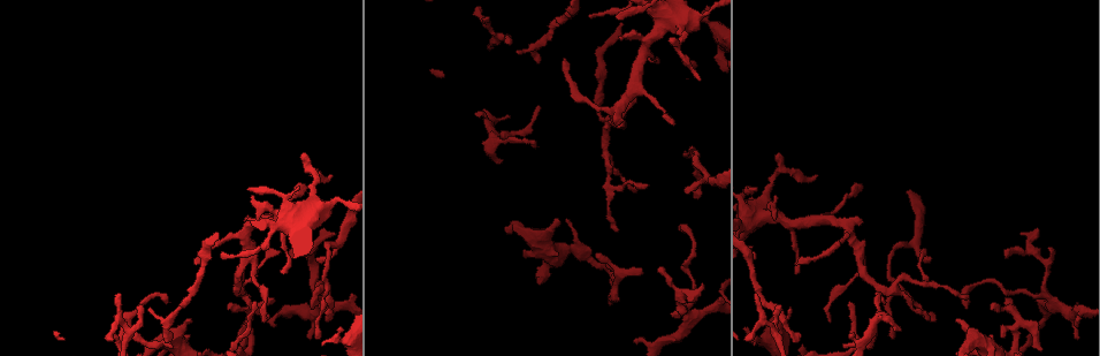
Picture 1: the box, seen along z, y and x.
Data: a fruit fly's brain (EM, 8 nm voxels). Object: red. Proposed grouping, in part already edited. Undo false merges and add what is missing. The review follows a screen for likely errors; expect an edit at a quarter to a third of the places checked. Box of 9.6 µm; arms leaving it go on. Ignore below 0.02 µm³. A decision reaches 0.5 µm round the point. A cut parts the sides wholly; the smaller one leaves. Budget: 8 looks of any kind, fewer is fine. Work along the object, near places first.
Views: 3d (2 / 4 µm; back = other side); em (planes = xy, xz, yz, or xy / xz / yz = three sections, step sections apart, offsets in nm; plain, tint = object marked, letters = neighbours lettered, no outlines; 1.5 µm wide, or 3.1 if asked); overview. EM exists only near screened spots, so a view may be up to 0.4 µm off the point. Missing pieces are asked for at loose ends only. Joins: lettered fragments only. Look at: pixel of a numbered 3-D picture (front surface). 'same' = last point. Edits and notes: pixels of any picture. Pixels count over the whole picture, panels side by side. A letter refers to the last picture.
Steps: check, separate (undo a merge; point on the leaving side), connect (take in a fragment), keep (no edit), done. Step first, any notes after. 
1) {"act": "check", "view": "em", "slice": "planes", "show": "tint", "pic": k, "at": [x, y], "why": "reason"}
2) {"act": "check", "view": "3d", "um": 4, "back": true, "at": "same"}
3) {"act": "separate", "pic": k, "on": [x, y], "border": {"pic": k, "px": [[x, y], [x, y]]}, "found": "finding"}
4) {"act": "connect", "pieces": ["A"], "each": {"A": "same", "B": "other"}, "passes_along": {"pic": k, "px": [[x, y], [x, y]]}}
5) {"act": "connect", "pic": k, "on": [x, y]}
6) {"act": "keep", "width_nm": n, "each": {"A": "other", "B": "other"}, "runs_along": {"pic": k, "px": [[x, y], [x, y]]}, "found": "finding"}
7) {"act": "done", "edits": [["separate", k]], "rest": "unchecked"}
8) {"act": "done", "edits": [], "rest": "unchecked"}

{"act": "check", "view": "em", "slice": "xz", "step": 4, "show": "letters", "pic": 1, "at": [674, 121], "why": "free end"}

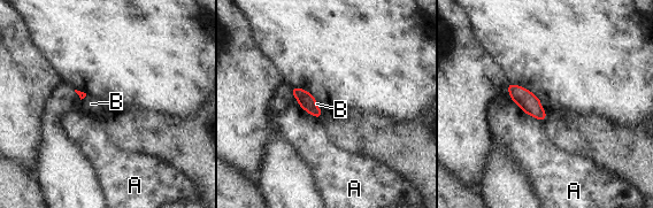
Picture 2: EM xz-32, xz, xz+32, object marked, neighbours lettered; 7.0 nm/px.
{"act": "check", "view": "em", "slice": "xy", "step": 4, "show": "letters", "at": "same"}

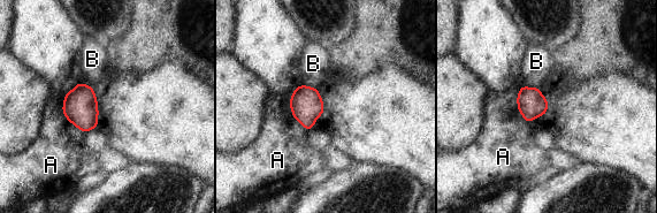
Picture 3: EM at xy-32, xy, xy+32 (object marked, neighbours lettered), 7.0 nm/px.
{"act": "keep", "width_nm": 180, "longest_contact_nm": ["A", 300], "each": {"A": "other", "B": "other"}, "found": "none of them fits"}

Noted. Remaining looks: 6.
{"act": "check", "view": "em", "slice": "xz", "step": 8, "show": "tint", "pic": 1, "at": [852, 334]}

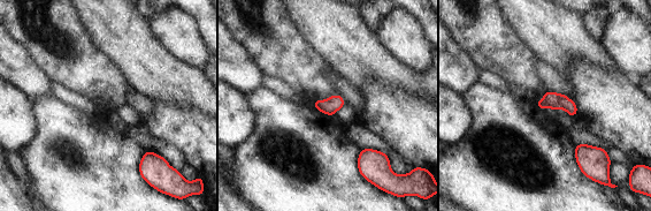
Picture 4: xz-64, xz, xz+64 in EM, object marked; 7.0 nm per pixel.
{"act": "check", "view": "em", "slice": "planes", "show": "letters", "at": "same", "why": "cut it another way"}

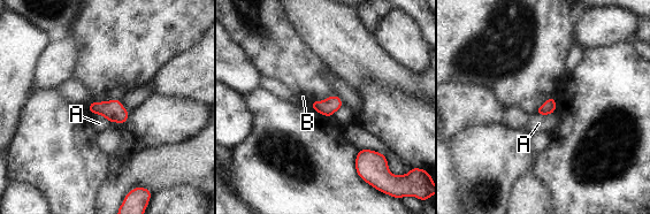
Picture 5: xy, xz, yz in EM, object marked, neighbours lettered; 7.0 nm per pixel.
{"act": "keep", "longest_contact_nm": ["A", 150], "each": {"A": "other", "B": "other"}, "found": "none of them fits"}

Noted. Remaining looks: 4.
{"act": "check", "view": "3d", "um": 4, "pic": 1, "at": [679, 342], "why": "free end"}

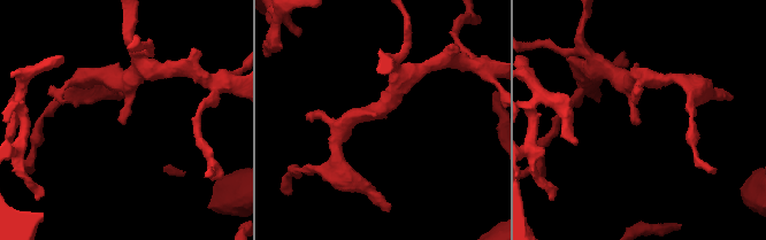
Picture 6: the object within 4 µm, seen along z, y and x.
{"act": "check", "view": "em", "slice": "yz", "step": 4, "show": "tint", "pic": 6, "at": [637, 121], "why": "need the tissue"}

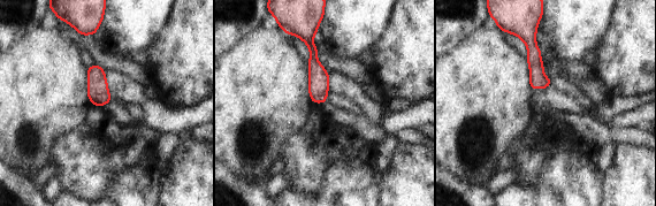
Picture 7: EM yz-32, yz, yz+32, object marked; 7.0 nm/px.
{"act": "check", "view": "em", "slice": "planes", "show": "letters", "at": "same"}

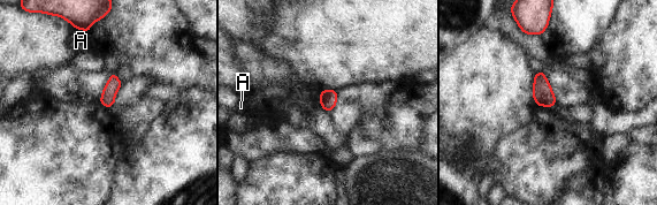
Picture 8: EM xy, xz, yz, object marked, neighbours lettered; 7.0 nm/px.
{"act": "keep", "each": {"A": "other"}, "border": {"pic": 8, "px": [[74, 27], [89, 33]]}, "found": "none of them fits"}

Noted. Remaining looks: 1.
{"act": "done", "edits": [], "rest": "unchecked"}

